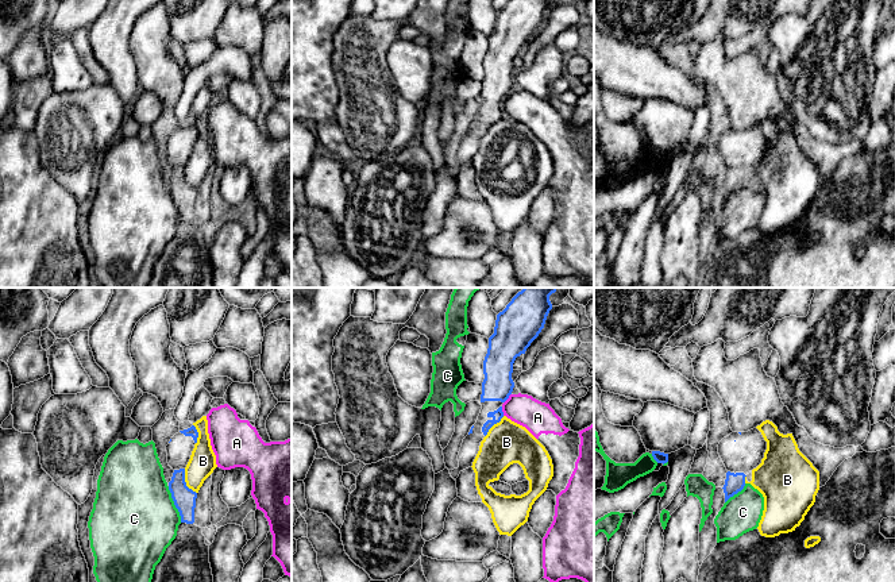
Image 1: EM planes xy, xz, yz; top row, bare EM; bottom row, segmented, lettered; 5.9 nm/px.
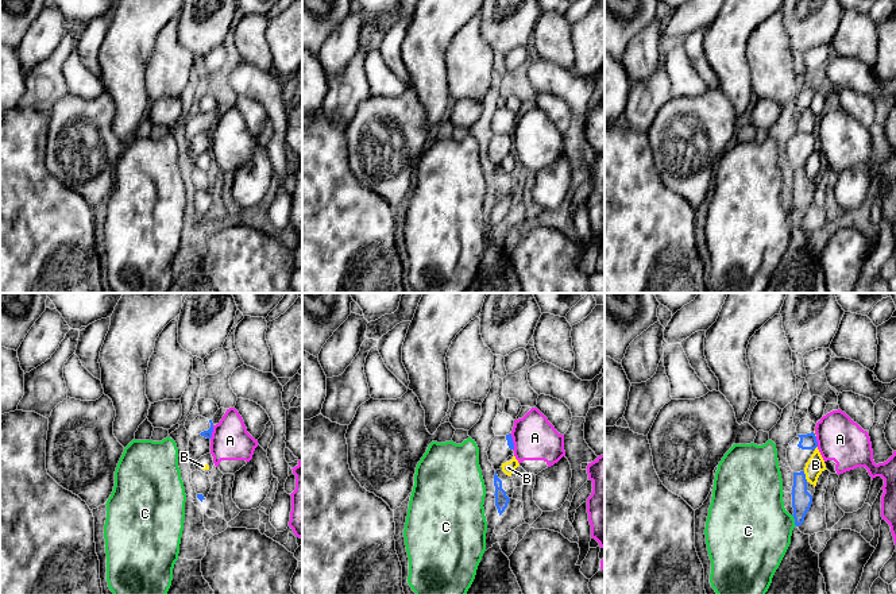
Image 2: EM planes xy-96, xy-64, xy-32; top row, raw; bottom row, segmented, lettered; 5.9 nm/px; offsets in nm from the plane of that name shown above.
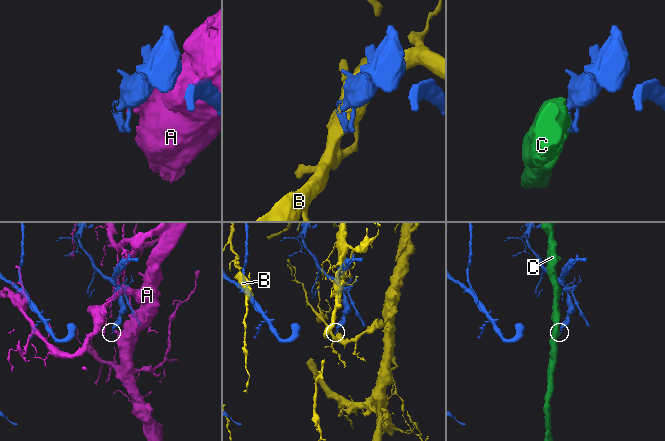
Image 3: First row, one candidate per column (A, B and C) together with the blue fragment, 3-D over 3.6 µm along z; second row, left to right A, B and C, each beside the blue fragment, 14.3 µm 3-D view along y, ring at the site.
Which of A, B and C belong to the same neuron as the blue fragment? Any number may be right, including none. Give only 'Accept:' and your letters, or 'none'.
Accept: none

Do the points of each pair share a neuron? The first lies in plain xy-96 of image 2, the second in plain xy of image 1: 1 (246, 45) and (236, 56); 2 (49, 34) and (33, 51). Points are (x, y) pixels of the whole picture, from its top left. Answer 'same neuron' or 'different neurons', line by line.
1: different neurons
2: same neuron

